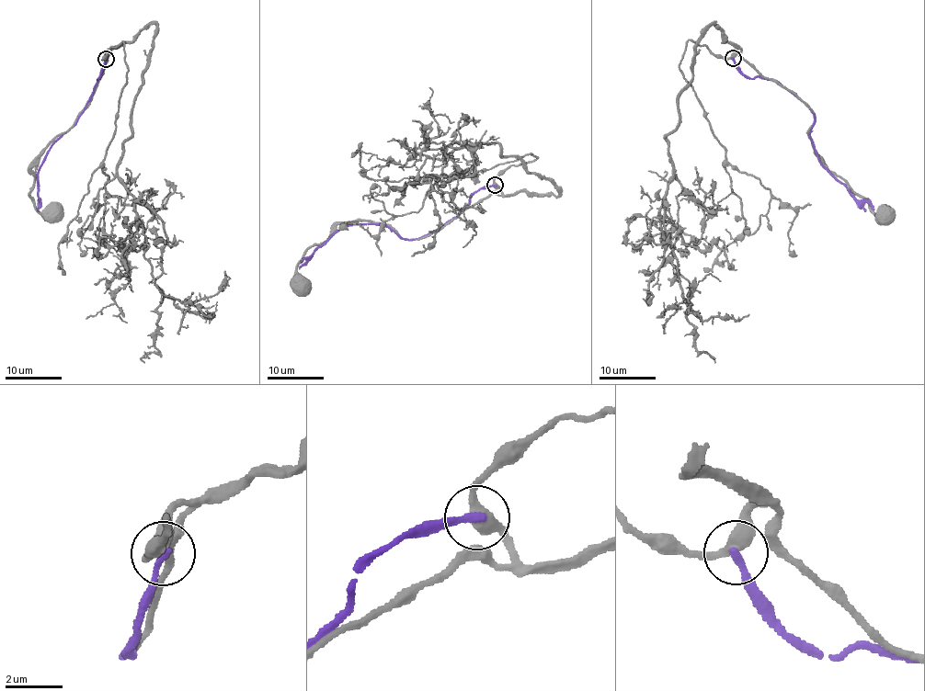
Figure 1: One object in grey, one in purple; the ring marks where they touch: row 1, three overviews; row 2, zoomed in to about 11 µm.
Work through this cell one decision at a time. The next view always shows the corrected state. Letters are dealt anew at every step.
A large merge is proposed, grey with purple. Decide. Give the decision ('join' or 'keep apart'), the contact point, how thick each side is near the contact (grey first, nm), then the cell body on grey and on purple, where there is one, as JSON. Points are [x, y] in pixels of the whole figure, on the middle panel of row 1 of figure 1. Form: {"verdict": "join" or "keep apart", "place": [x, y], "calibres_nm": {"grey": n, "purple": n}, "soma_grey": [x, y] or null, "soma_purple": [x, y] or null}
{"verdict": "keep apart", "place": [495, 185], "calibres_nm": {"grey": 400, "purple": 240}, "soma_grey": [301, 285], "soma_purple": null}

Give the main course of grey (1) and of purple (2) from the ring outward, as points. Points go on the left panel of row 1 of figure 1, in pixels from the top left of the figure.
1: (105, 59), (86, 105), (73, 126), (48, 144), (36, 168), (29, 194), (38, 211), (52, 213)
2: (106, 59), (100, 76), (76, 123), (50, 149), (39, 167), (39, 209)

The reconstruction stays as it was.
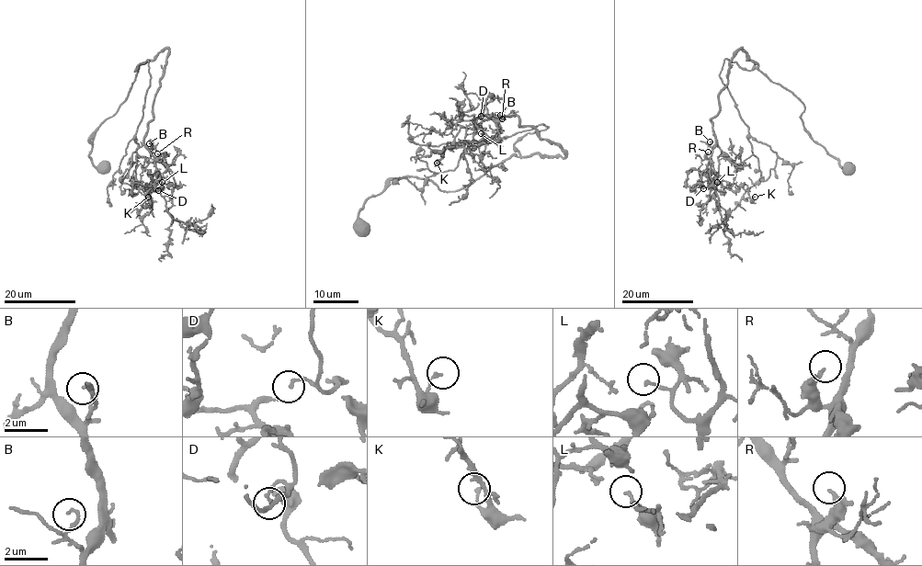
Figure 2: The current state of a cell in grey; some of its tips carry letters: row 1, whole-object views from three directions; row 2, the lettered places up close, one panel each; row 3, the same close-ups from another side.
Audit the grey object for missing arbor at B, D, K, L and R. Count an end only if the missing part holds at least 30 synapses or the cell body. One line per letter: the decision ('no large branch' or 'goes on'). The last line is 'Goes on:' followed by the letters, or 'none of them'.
B: no large branch
D: no large branch
K: no large branch
L: no large branch
R: no large branch
Goes on: none of them

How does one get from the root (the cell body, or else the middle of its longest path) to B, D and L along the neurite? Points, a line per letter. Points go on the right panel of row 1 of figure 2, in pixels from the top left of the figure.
B: (848, 169), (810, 136), (800, 99), (742, 49), (730, 63), (719, 112), (711, 118), (713, 147), (710, 141)
D: (848, 169), (810, 136), (800, 99), (740, 49), (711, 119), (715, 144), (703, 188)
L: (848, 169), (810, 136), (800, 99), (740, 49), (719, 95), (719, 112), (711, 119), (714, 188), (717, 182)

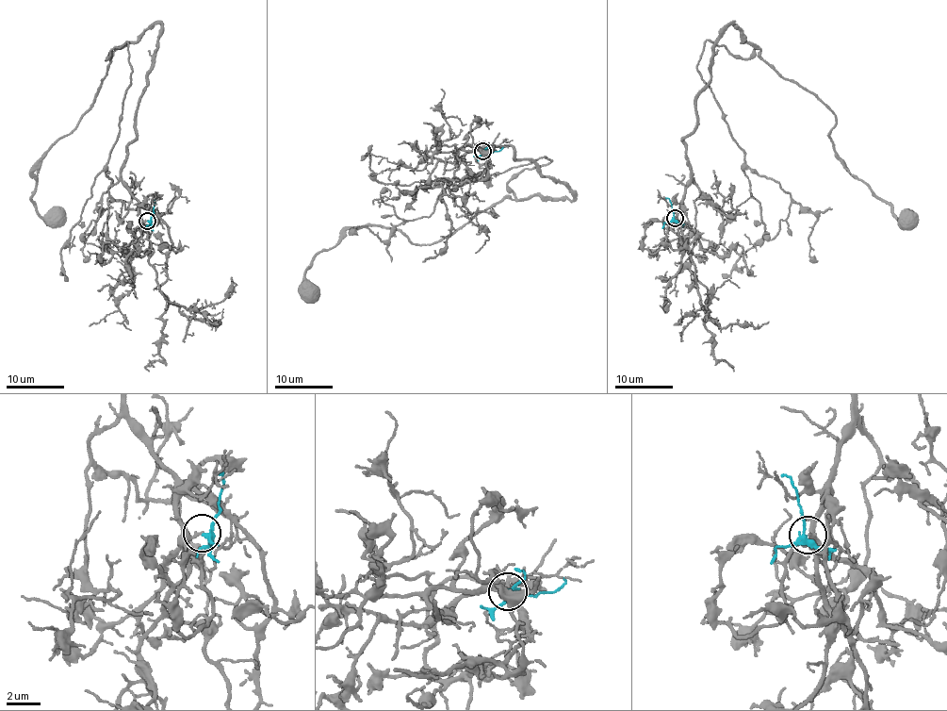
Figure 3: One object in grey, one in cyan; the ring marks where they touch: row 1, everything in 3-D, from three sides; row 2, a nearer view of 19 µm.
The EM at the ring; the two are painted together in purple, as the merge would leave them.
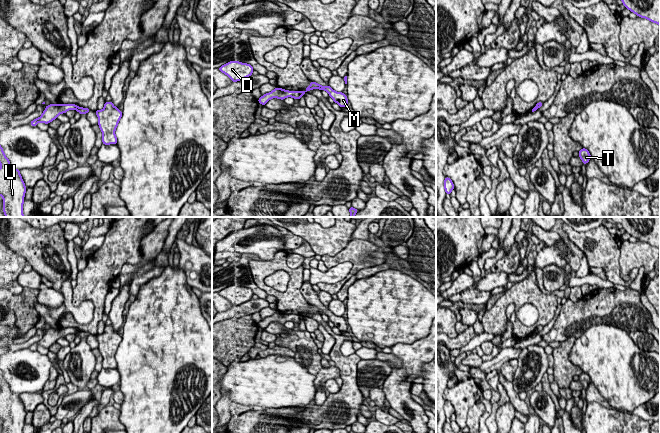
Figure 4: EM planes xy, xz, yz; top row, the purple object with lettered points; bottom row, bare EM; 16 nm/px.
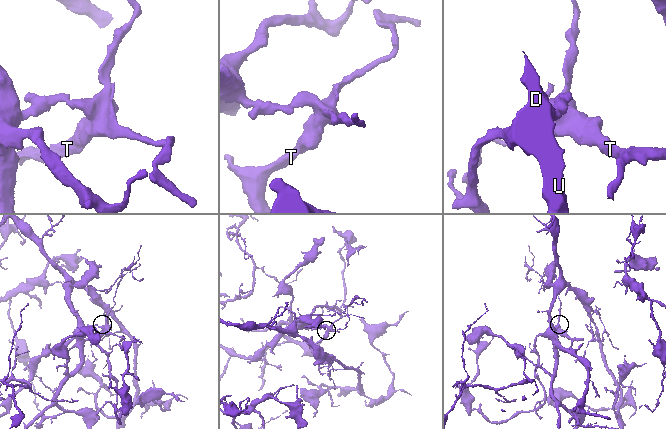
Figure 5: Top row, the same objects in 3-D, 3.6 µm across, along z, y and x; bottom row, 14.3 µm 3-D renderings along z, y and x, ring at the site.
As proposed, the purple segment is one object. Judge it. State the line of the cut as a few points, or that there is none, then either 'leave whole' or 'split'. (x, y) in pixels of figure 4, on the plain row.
cut in xy along (78, 331), (76, 333); split

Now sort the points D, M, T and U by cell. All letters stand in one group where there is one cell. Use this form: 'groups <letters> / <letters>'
groups D U / M T

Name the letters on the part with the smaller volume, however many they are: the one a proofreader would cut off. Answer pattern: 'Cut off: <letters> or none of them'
Cut off: M, T

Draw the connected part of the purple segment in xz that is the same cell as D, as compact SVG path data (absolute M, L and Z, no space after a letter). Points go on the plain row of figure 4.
M230 285L218 292L219 295L226 298L232 306L237 306L252 299L253 291L247 287Z

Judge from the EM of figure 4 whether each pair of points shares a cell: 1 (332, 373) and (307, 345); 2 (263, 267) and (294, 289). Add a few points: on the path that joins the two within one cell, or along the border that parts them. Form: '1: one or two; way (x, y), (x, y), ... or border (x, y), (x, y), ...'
1: one; way (323, 372), (307, 354)
2: one; way (274, 266), (285, 267), (294, 278)

